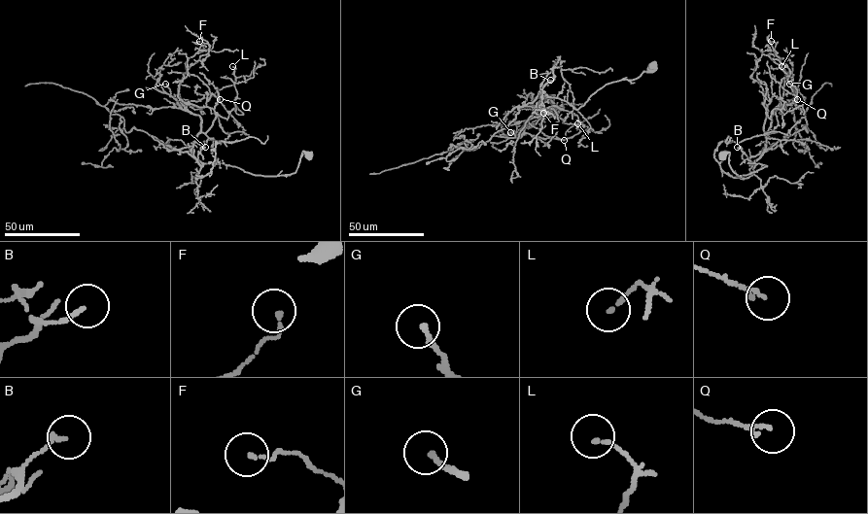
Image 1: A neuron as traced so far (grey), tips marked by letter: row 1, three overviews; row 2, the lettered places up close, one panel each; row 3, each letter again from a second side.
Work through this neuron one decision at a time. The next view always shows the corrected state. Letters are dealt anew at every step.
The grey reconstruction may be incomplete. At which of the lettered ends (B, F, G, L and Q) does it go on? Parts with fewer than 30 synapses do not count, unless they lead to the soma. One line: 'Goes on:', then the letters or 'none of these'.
Goes on: none of these

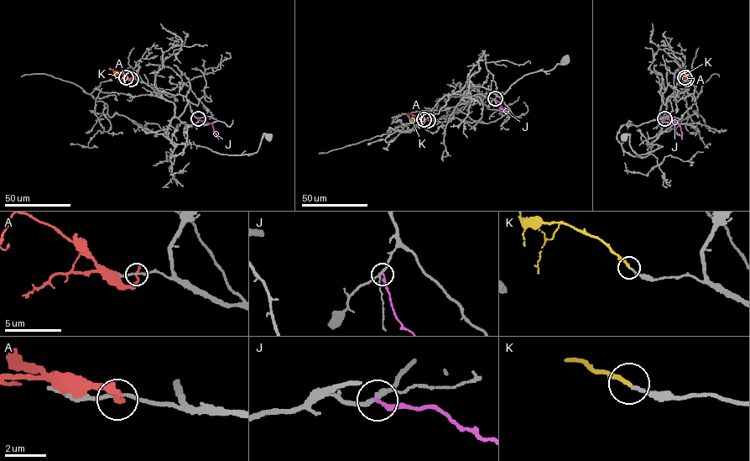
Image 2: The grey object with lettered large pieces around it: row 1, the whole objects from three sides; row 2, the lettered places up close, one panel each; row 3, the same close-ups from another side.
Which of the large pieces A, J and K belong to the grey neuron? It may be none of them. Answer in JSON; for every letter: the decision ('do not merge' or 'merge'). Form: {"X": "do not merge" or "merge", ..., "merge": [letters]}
{"A": "do not merge", "J": "do not merge", "K": "merge", "merge": ["K"]}

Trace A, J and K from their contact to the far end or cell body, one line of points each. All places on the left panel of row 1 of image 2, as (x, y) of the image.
A: (131, 79), (129, 80), (110, 68)
J: (197, 118), (212, 125), (218, 139)
K: (126, 77), (117, 72), (115, 78)

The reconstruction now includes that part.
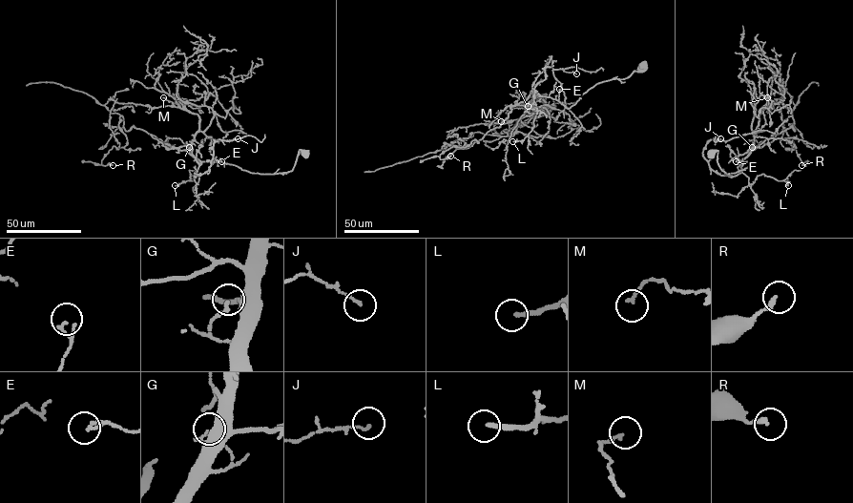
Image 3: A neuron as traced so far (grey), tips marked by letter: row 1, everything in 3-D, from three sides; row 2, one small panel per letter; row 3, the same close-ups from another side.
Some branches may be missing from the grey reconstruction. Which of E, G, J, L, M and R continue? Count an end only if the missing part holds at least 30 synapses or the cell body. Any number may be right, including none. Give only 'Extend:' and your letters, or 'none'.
Extend: L

